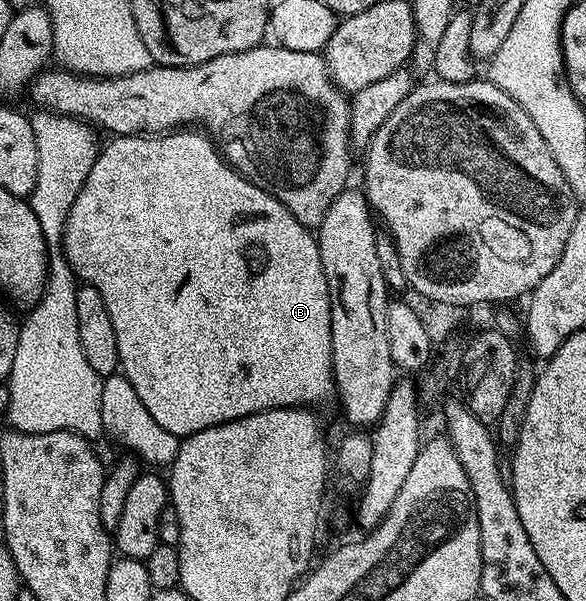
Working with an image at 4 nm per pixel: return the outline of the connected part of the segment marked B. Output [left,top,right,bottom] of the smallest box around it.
[62,130,334,438]

